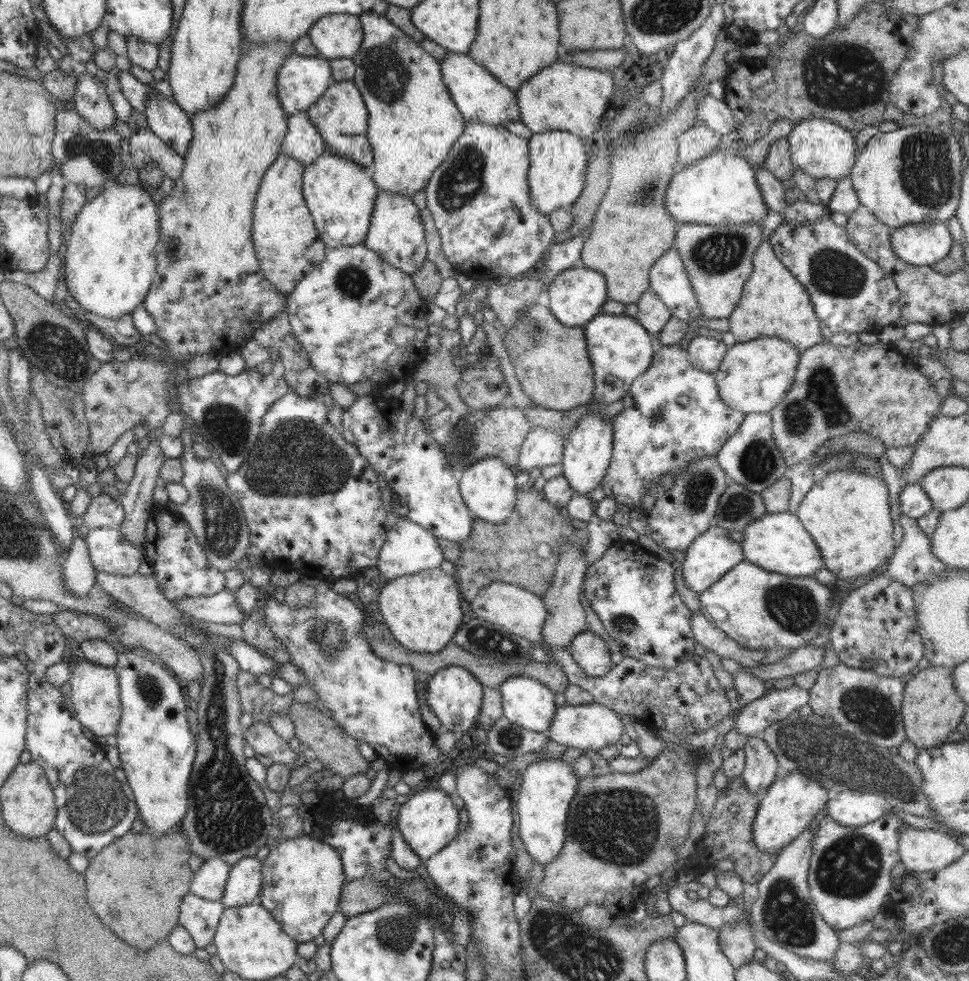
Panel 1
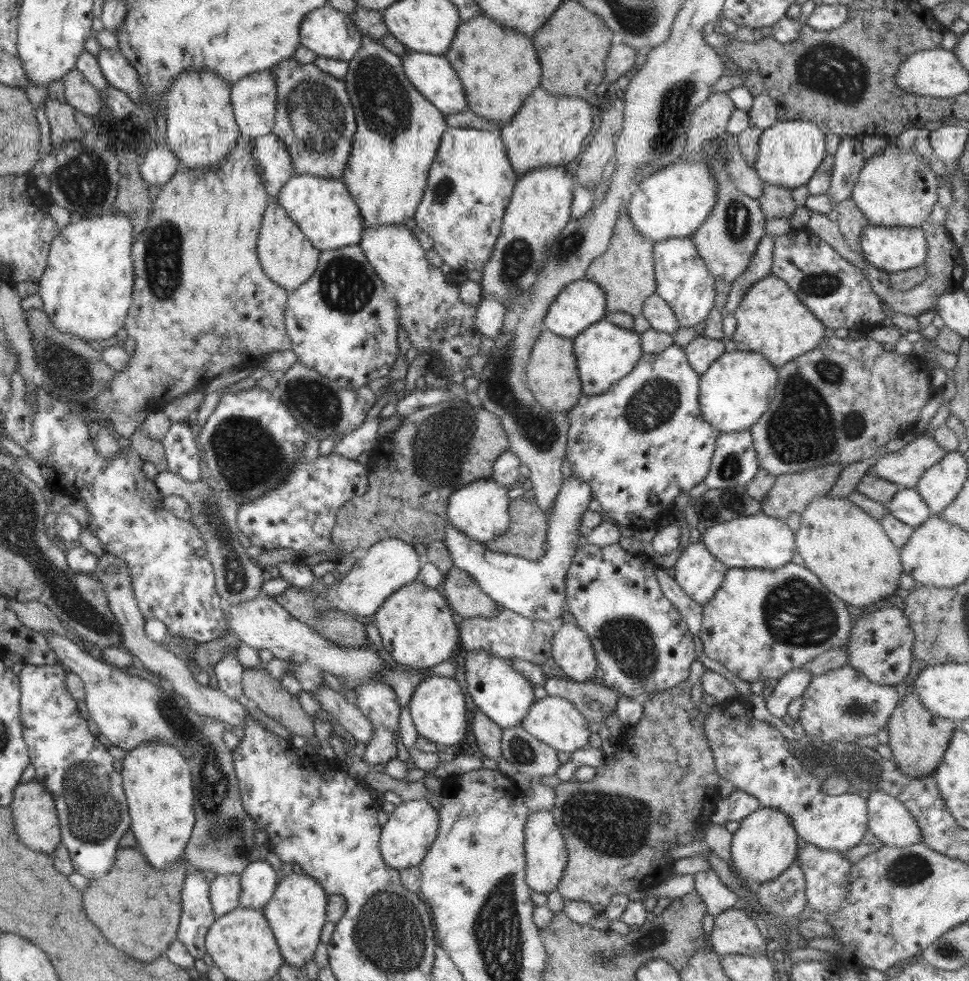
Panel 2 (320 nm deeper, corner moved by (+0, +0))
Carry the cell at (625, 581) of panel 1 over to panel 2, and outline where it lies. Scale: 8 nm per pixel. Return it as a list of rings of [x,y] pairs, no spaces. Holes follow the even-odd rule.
[[[586,543],[575,553],[572,565],[565,577],[565,605],[566,610],[574,616],[574,622],[588,635],[593,651],[595,652],[598,667],[604,671],[603,686],[612,690],[617,690],[619,694],[629,699],[640,699],[645,692],[662,692],[663,690],[674,688],[681,682],[687,681],[690,676],[692,663],[697,660],[697,652],[694,650],[692,634],[687,627],[686,621],[676,608],[663,596],[658,579],[655,576],[656,564],[651,559],[641,554],[632,554],[624,551],[620,544],[600,547]]]

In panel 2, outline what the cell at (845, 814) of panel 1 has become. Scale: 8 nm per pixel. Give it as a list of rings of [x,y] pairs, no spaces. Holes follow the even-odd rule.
[[[731,701],[727,705],[723,702],[718,702],[716,705],[711,706],[710,713],[703,714],[703,729],[706,733],[710,750],[712,751],[712,756],[714,757],[714,762],[716,765],[716,770],[719,776],[728,782],[732,782],[734,790],[743,790],[748,794],[751,794],[754,798],[757,798],[760,801],[761,807],[768,807],[778,809],[778,811],[782,811],[782,813],[788,815],[790,817],[792,826],[796,831],[796,834],[799,836],[800,840],[805,840],[810,845],[817,846],[822,850],[839,850],[840,852],[845,852],[851,849],[853,846],[856,846],[862,838],[864,838],[864,834],[869,829],[867,825],[868,818],[868,806],[867,799],[862,798],[857,795],[856,792],[848,792],[842,793],[839,795],[829,795],[826,794],[819,786],[819,778],[816,778],[814,774],[811,772],[805,771],[803,769],[802,763],[798,760],[798,757],[793,755],[793,750],[790,748],[790,745],[787,743],[787,739],[780,733],[776,727],[770,725],[766,721],[757,720],[754,715],[752,715],[752,710],[750,708],[741,707],[741,704],[738,702]]]

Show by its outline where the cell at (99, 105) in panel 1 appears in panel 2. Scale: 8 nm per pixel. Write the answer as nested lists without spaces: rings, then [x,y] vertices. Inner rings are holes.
[[[74,68],[63,77],[64,100],[73,106],[75,111],[93,118],[101,111],[99,91],[86,81],[80,70]]]

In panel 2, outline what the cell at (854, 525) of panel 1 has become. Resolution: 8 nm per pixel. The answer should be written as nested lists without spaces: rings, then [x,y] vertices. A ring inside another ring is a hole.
[[[825,495],[804,509],[799,523],[796,551],[804,560],[803,566],[820,579],[830,595],[859,609],[895,595],[903,572],[900,551],[872,515],[847,497]]]

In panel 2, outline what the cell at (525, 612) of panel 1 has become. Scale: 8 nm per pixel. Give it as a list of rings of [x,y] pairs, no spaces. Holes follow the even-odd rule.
[[[454,566],[444,579],[444,597],[453,611],[463,618],[492,618],[498,615],[500,605],[494,603],[468,573]]]

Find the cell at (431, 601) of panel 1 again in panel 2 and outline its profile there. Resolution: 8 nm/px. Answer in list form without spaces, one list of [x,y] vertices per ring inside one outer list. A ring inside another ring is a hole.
[[[416,580],[405,584],[384,601],[374,614],[374,624],[382,637],[384,650],[394,661],[411,670],[430,669],[448,660],[454,646],[458,645],[459,629],[452,615],[452,608],[440,592]]]

